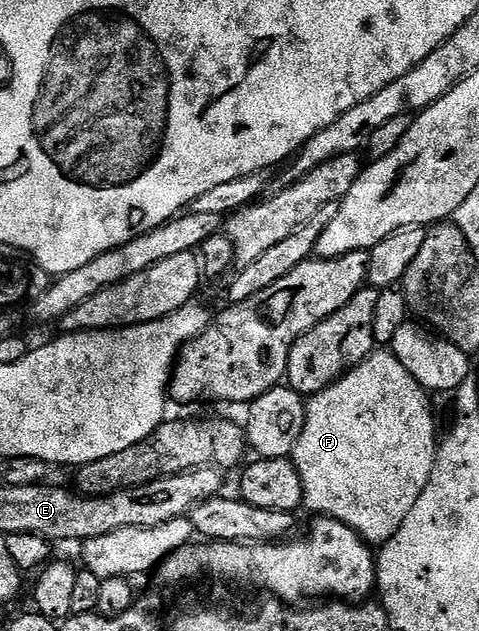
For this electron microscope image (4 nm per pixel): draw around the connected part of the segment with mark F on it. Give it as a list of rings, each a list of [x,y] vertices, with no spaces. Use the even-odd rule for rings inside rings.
[[[392,351],[371,353],[368,359],[360,362],[355,369],[349,369],[339,381],[332,383],[323,393],[313,394],[306,403],[304,431],[300,431],[300,439],[292,454],[293,463],[300,471],[300,483],[304,483],[305,508],[307,510],[310,508],[311,514],[334,517],[340,523],[352,527],[371,546],[381,547],[388,539],[392,539],[392,535],[396,535],[396,531],[400,531],[400,523],[404,523],[404,519],[408,515],[408,511],[412,511],[416,499],[420,499],[420,491],[424,491],[424,487],[428,487],[428,475],[432,475],[432,467],[436,463],[440,444],[440,429],[438,433],[438,425],[434,422],[434,413],[430,410],[429,399],[431,400],[427,390],[423,389],[420,383],[416,383],[416,379],[412,379],[412,375],[408,375],[408,371],[404,371],[404,363],[400,363],[400,359],[396,359],[396,355]]]

